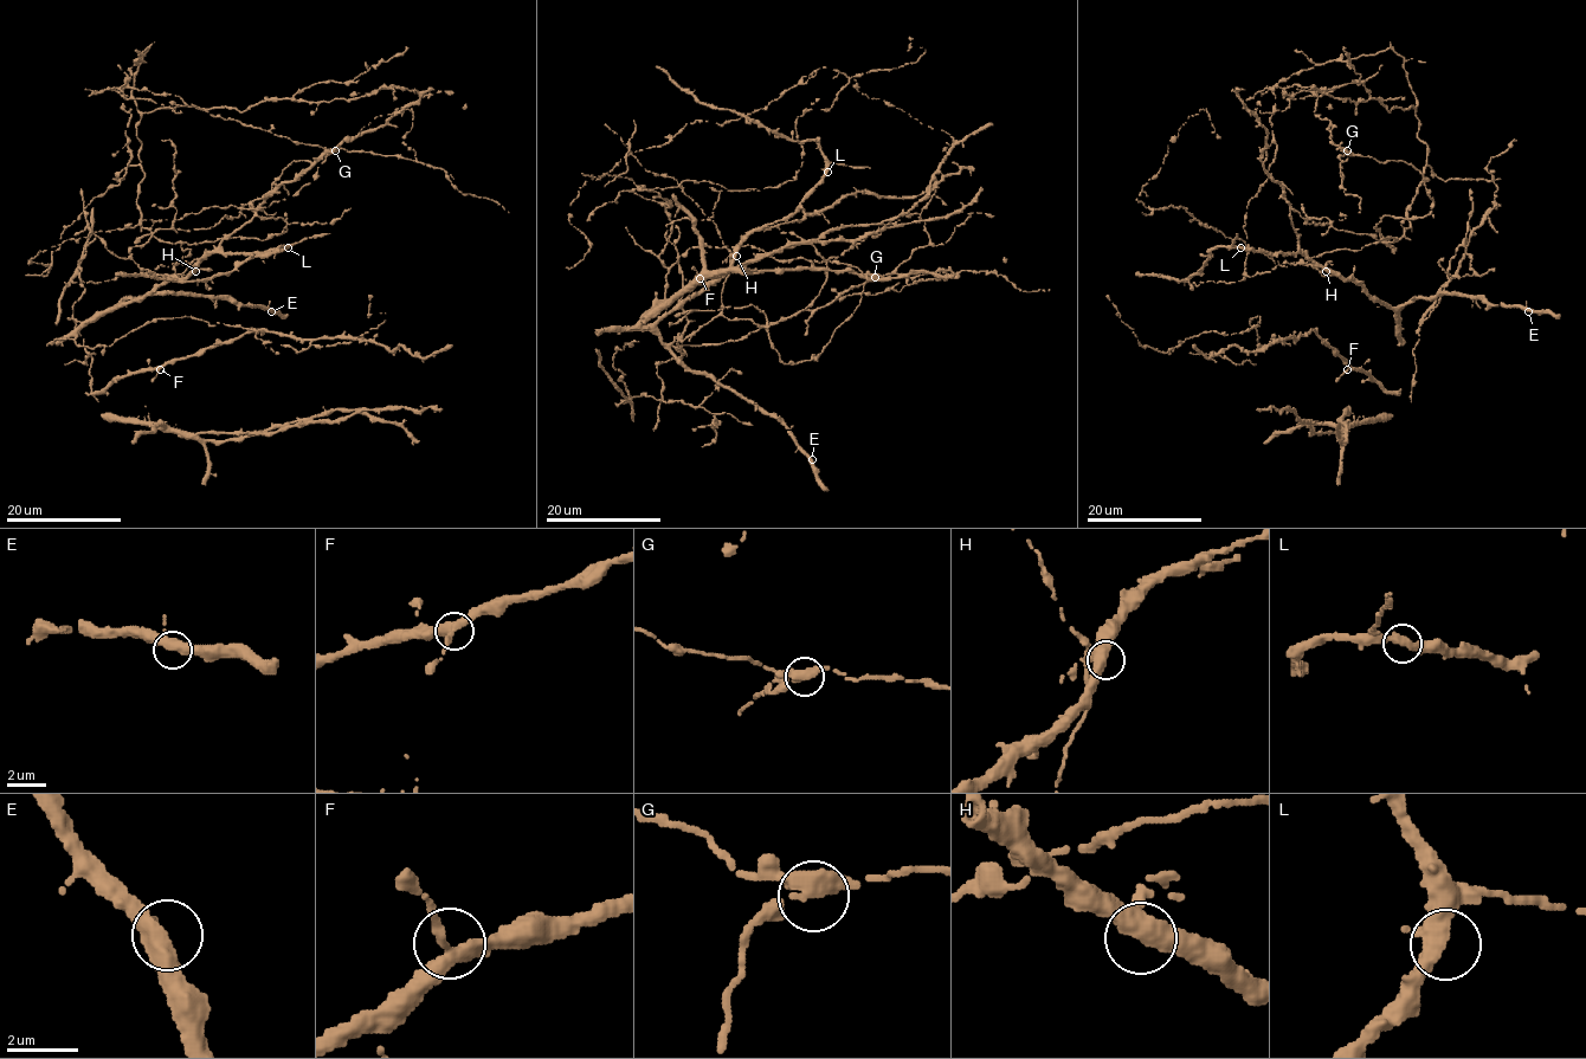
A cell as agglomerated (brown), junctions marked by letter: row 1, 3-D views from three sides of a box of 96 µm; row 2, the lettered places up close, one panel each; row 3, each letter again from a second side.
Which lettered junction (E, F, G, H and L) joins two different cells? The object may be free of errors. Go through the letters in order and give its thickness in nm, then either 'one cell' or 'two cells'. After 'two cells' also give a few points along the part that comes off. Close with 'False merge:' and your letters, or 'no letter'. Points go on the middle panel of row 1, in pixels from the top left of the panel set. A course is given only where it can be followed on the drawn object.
E: 360 nm | one cell
F: 320 nm | one cell
G: 360 nm | two cells | (875, 278), (820, 353), (794, 365), (784, 365), (766, 315), (753, 305), (688, 312), (670, 325)
H: 360 nm | one cell
L: 360 nm | one cell
False merge: G

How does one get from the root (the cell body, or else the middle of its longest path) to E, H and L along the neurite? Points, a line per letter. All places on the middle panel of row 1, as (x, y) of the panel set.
E: (678, 349), (721, 311), (728, 252), (720, 276), (657, 324), (659, 340), (773, 414), (812, 459)
H: (678, 349), (681, 356), (677, 342), (721, 311), (723, 282), (730, 272), (728, 252), (736, 256)
L: (678, 349), (681, 356), (677, 342), (721, 311), (728, 252), (754, 231), (787, 219), (827, 172)

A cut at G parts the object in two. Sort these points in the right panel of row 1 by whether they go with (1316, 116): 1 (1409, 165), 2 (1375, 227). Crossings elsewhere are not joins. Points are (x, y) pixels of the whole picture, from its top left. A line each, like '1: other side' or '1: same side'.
1: other side
2: other side

